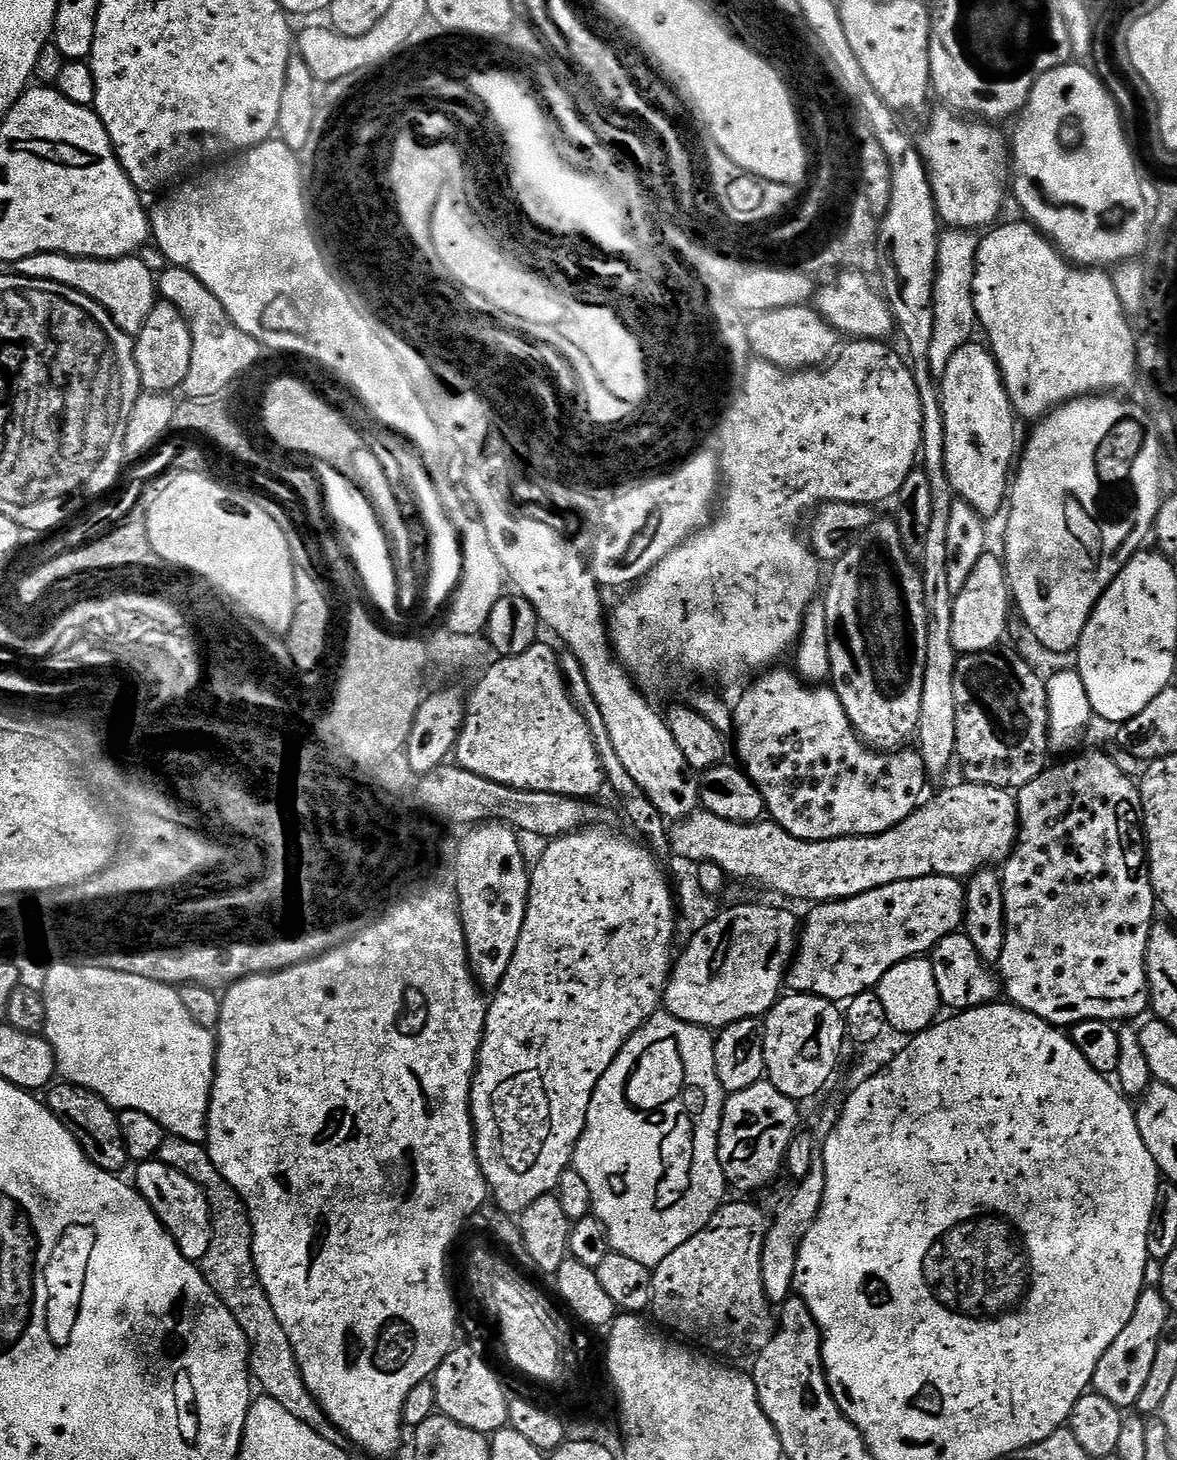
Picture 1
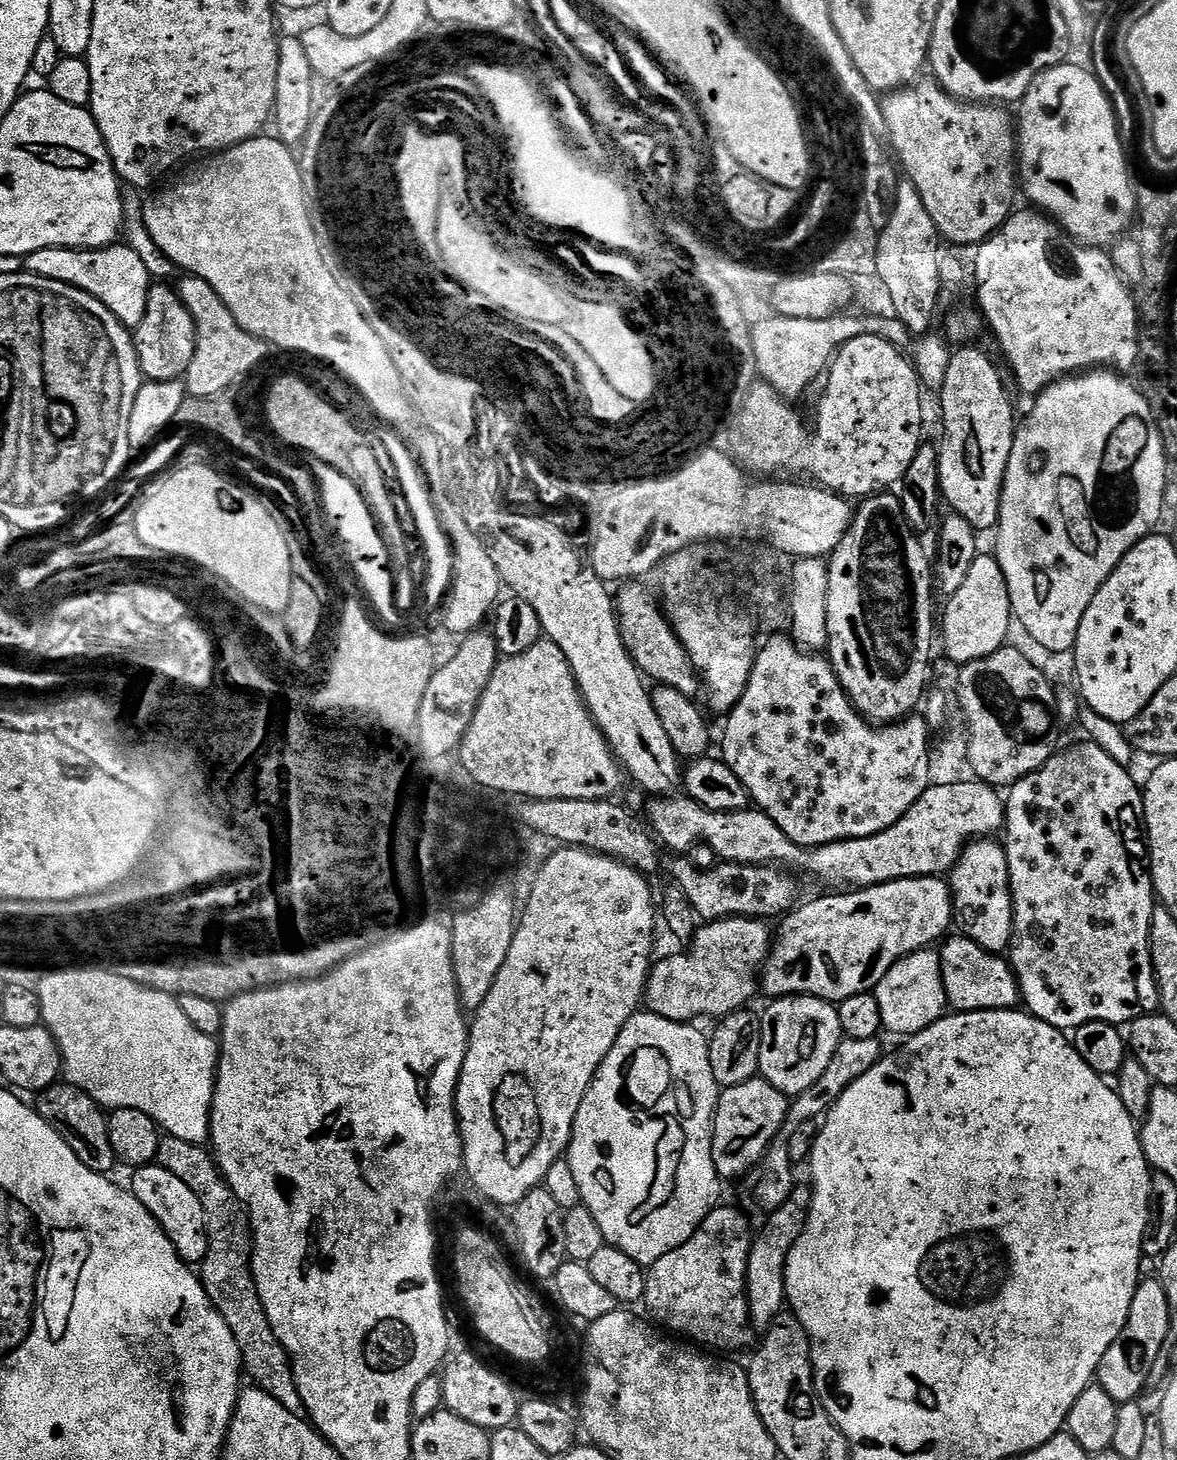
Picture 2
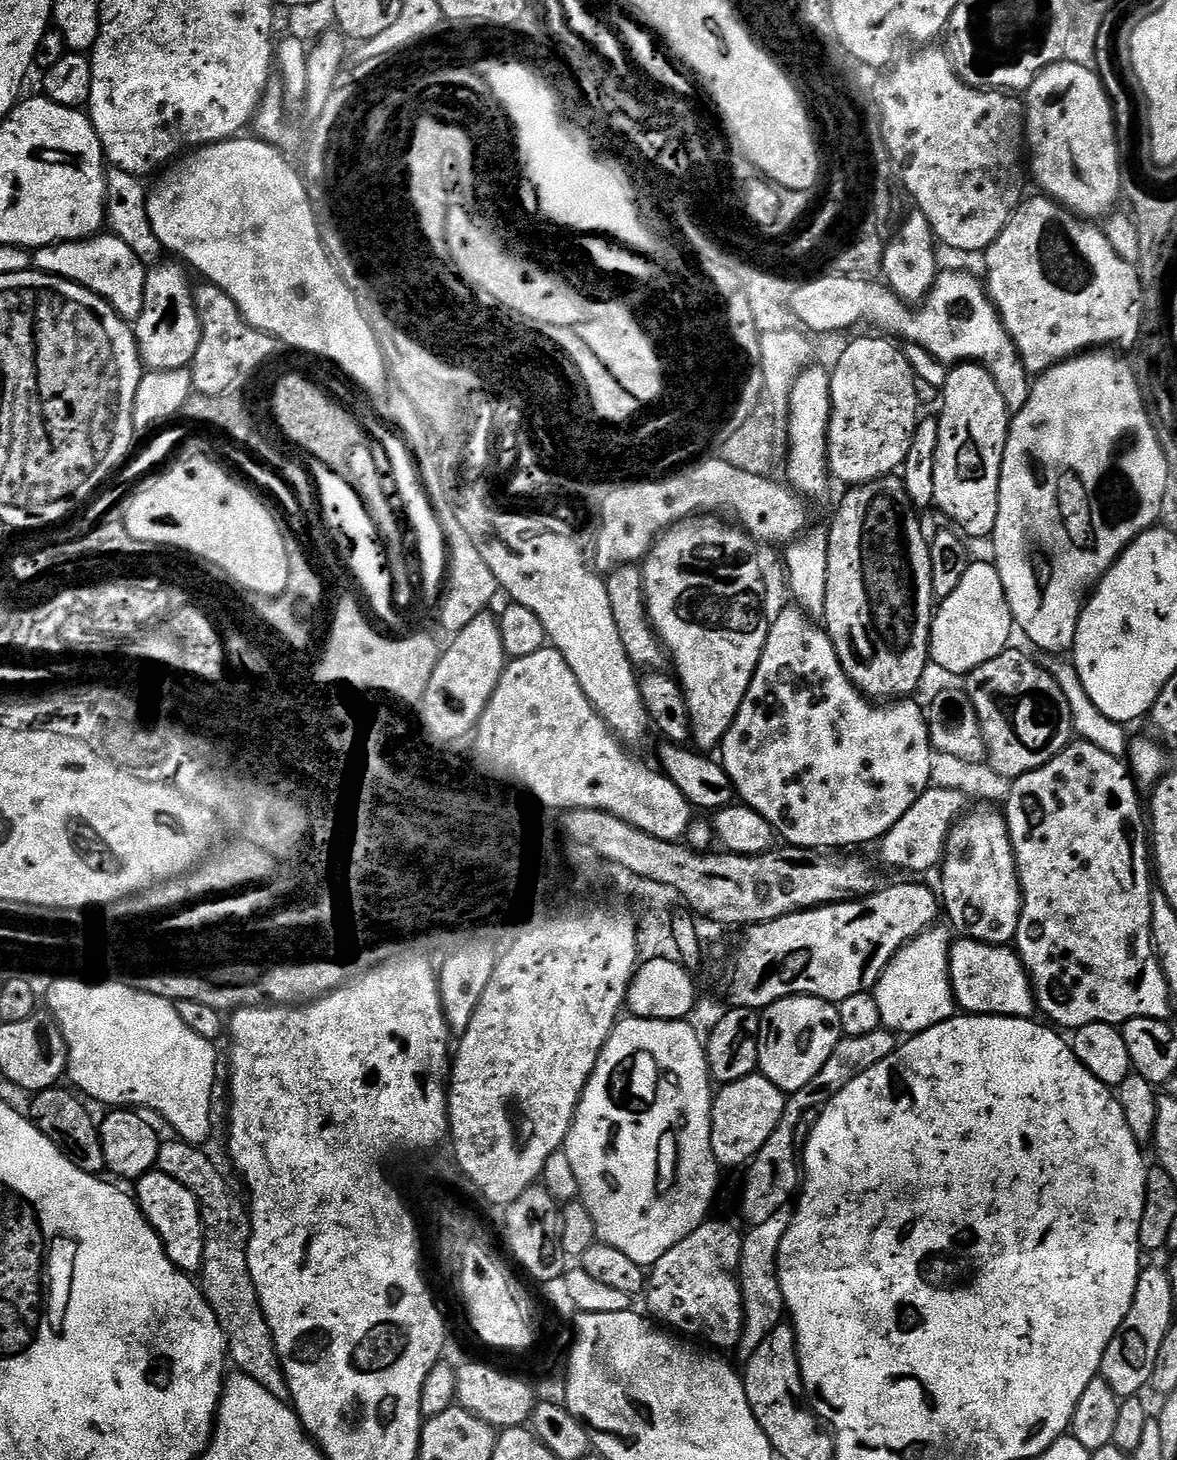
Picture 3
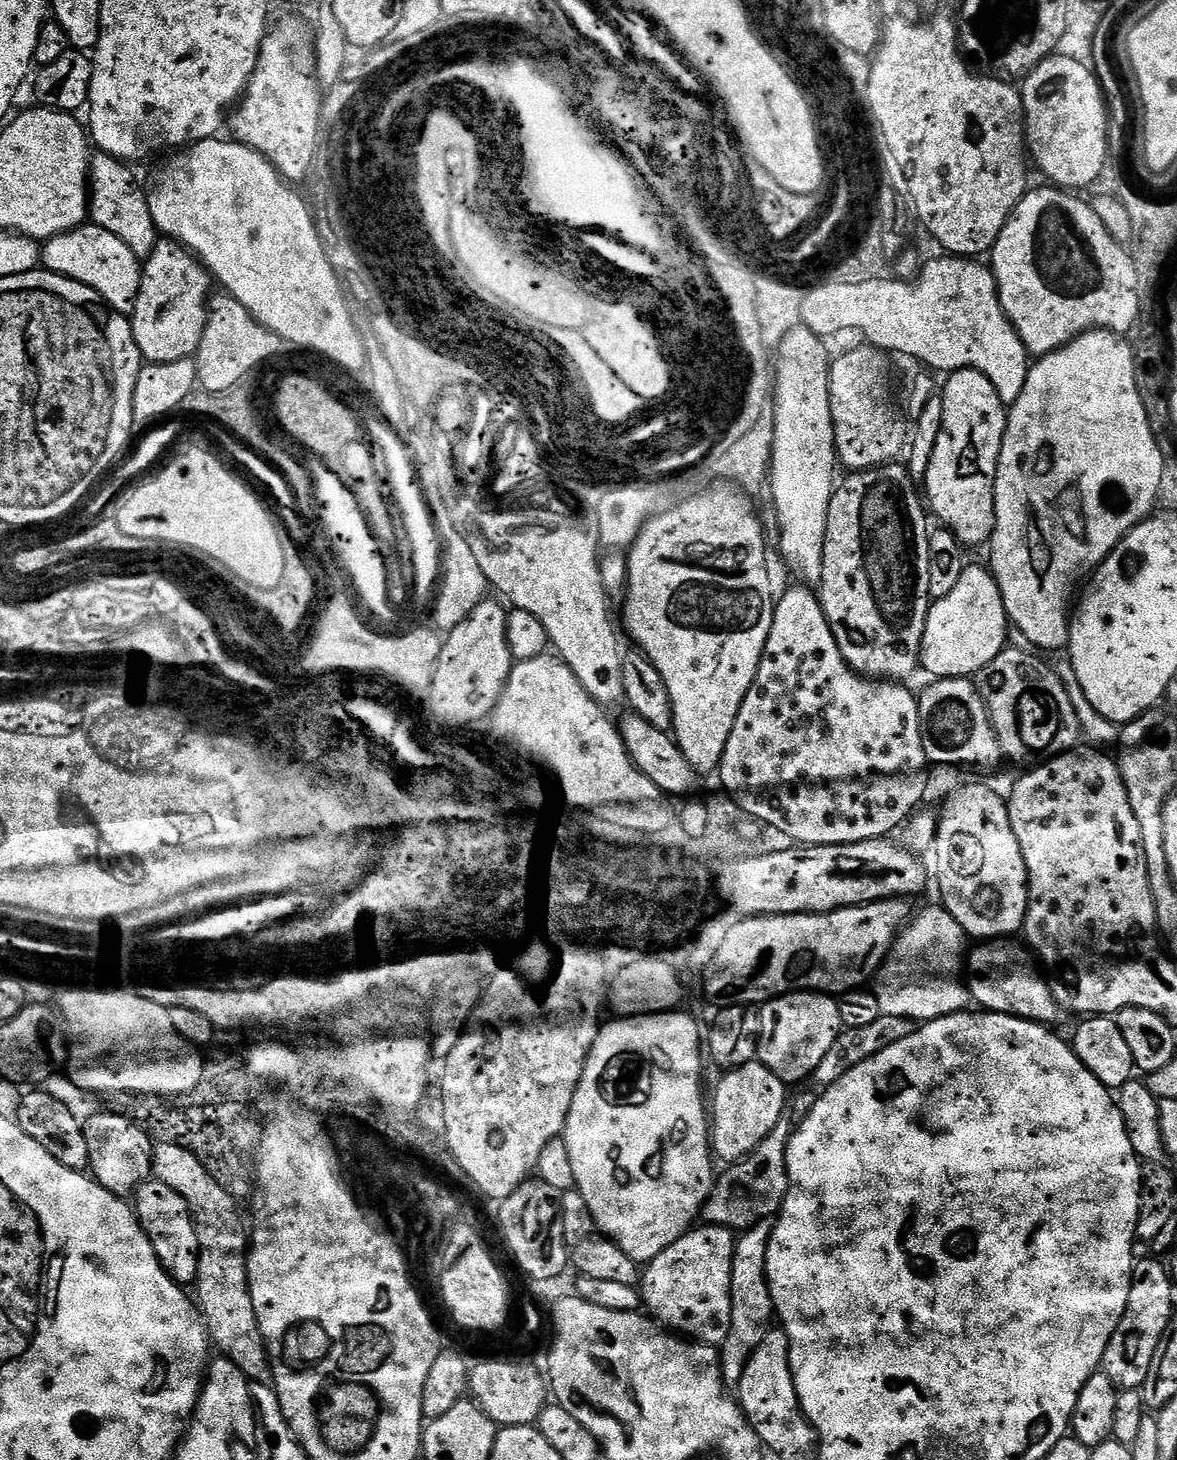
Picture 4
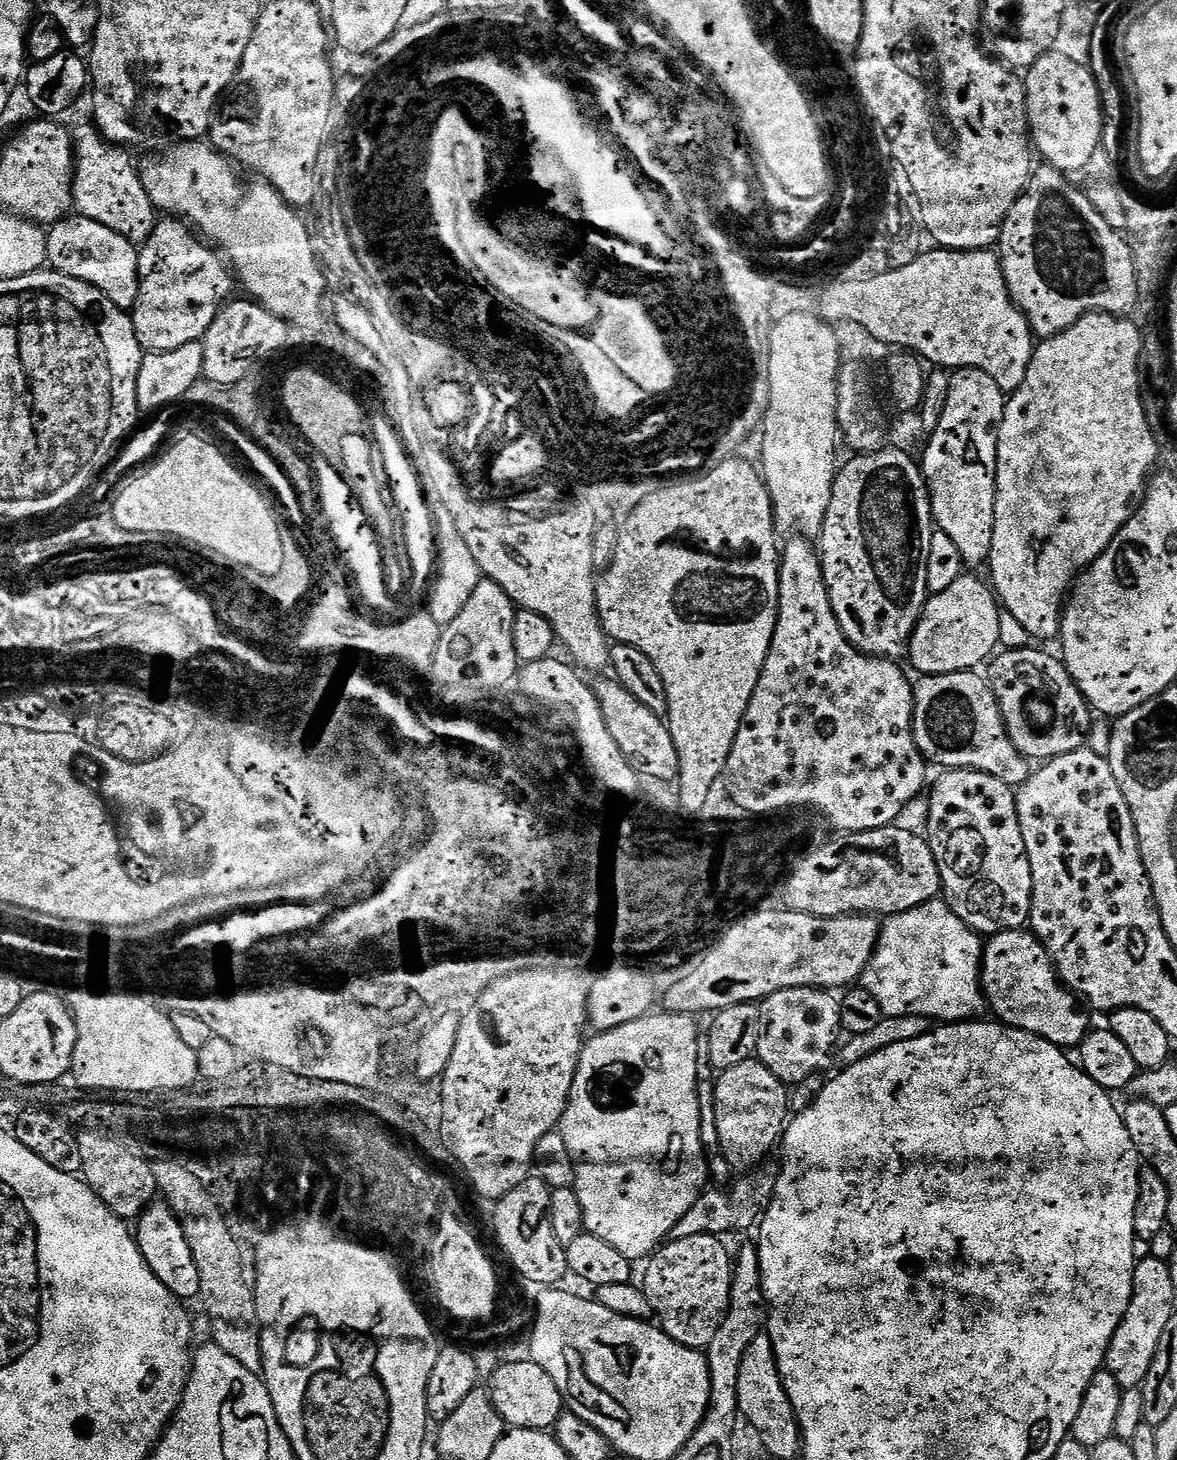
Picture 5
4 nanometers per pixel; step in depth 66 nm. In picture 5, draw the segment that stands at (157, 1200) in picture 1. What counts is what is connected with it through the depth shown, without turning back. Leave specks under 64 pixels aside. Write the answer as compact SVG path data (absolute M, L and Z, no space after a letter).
M153 1202L134 1224L136 1245L142 1250L142 1258L146 1258L146 1266L181 1302L195 1301L200 1295L200 1271L194 1266L194 1254L190 1250L190 1242L182 1228L182 1222L172 1211L169 1204Z

